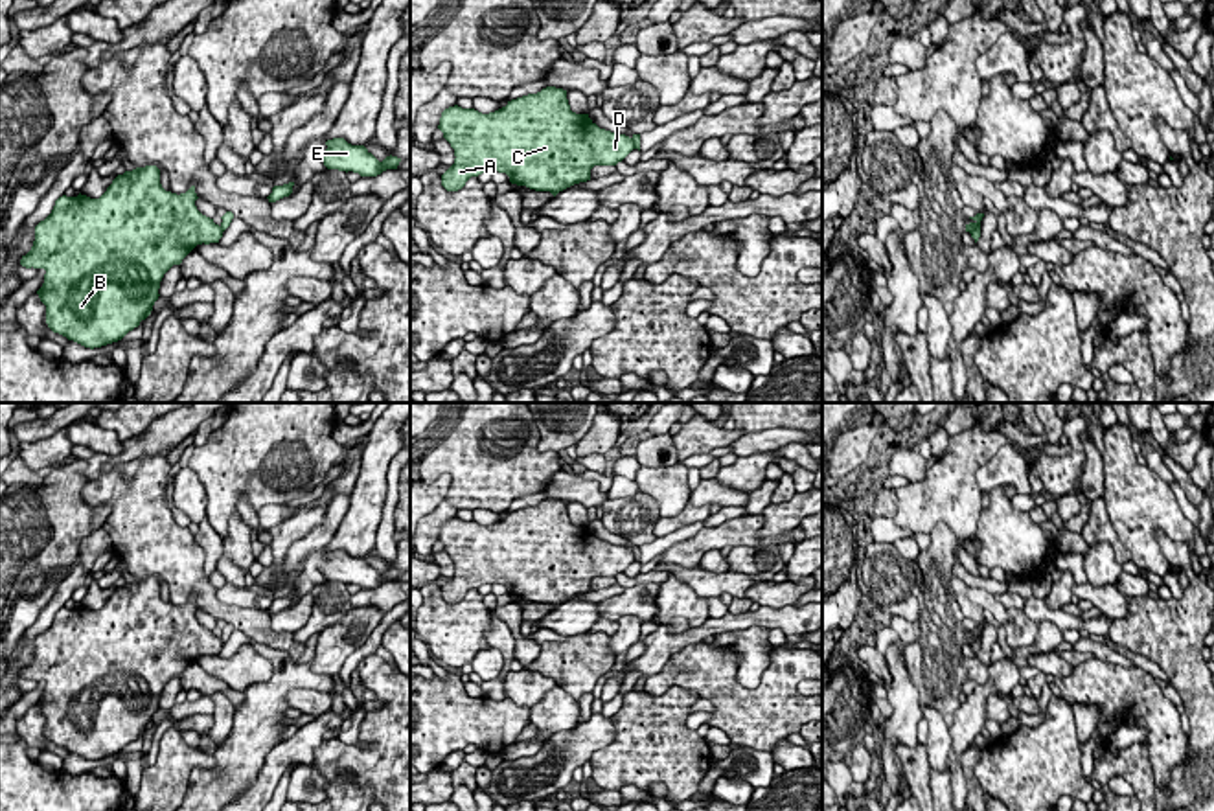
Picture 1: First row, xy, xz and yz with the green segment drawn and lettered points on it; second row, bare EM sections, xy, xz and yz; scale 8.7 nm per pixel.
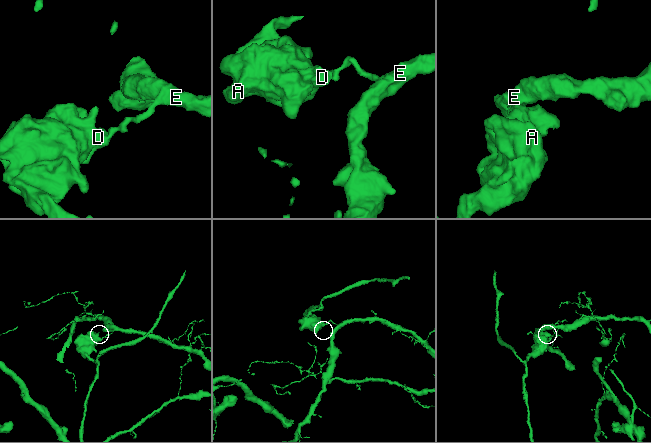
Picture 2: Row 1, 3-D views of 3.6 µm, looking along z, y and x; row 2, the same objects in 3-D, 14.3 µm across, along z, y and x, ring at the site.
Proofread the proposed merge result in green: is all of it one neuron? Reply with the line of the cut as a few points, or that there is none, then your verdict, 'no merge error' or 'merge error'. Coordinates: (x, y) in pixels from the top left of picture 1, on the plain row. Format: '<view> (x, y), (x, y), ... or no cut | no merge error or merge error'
yz (979, 635), (968, 642) | merge error

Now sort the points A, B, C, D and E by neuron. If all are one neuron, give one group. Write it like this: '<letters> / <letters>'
A B C D / E

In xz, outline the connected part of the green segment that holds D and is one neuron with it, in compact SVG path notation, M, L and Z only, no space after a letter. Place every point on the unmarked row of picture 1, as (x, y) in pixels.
M555 498L511 511L489 526L449 519L441 524L438 541L456 568L441 587L447 603L462 601L471 588L498 583L506 585L511 596L550 603L555 609L574 596L590 592L594 577L616 577L635 561L633 550L600 541L589 526L572 524L567 502Z

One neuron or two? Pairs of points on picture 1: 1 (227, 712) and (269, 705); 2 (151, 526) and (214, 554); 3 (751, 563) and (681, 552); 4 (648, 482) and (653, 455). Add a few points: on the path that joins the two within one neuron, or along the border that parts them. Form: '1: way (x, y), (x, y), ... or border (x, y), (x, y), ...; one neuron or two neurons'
1: border (236, 708), (232, 731), (217, 747); two neurons
2: border (192, 536), (205, 554), (205, 574), (208, 578); two neurons
3: border (775, 545), (736, 545), (732, 548); two neurons
4: border (677, 460), (668, 466), (642, 466); two neurons

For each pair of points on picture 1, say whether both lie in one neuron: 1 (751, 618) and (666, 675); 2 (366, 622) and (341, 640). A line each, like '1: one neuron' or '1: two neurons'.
1: two neurons
2: one neuron

